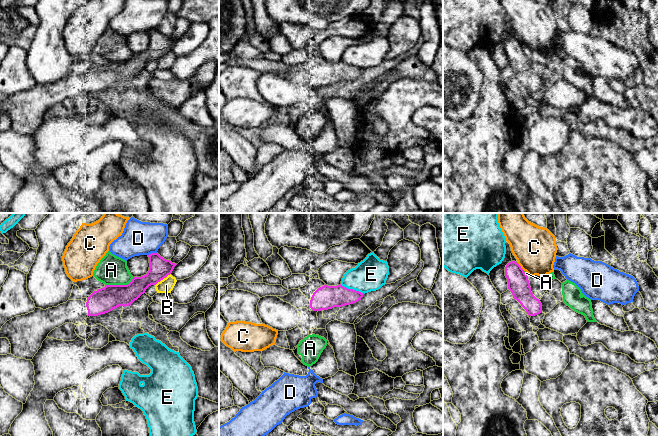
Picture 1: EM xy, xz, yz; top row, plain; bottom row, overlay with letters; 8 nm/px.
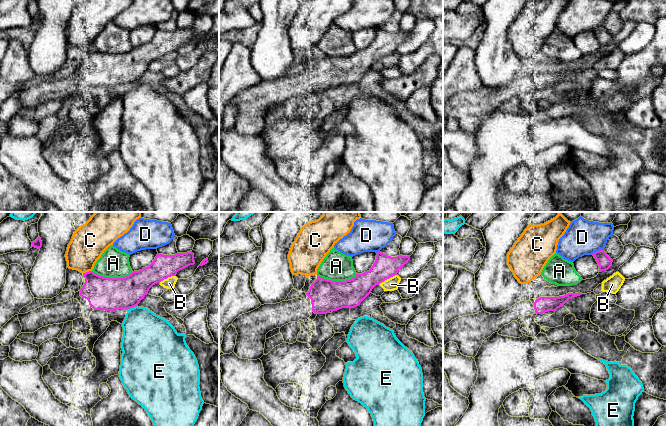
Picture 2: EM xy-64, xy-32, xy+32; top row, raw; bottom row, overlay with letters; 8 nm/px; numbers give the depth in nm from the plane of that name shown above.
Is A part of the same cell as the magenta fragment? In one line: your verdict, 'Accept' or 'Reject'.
Reject

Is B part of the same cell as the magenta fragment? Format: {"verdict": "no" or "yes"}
{"verdict": "no"}

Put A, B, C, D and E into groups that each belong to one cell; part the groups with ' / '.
A / B / C / D / E

